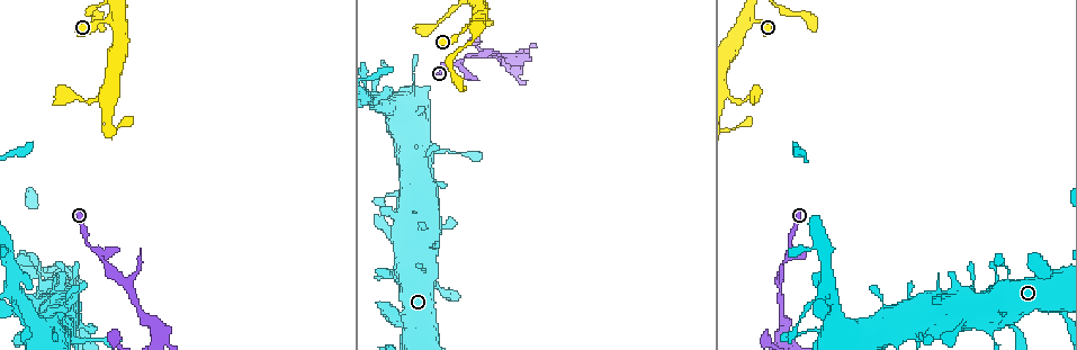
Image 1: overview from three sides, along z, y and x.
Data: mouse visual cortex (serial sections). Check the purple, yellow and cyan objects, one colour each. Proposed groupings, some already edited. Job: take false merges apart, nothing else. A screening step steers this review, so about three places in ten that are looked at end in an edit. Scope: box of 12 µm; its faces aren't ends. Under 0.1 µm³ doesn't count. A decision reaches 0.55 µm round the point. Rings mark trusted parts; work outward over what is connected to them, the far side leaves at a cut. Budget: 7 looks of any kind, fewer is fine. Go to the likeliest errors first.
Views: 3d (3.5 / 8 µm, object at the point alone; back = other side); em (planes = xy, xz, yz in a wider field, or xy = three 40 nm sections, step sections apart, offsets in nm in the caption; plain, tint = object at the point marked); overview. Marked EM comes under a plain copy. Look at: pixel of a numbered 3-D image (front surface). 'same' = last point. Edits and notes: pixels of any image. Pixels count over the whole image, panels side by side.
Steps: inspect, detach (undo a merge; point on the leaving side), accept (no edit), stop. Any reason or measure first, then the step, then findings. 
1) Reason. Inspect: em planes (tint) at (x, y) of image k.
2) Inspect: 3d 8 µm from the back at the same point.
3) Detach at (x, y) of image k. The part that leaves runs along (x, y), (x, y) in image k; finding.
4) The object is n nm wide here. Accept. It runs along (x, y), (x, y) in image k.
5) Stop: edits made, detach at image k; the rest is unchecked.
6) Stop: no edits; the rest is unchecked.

Sharp bend. Inspect: 3d 8 µm at (785, 331) of image 1.

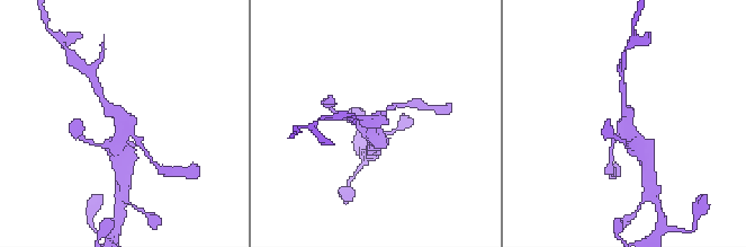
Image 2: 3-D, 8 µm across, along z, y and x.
Now the EM. Inspect: em xy step 3 (tint) at (373, 121) of image 2.

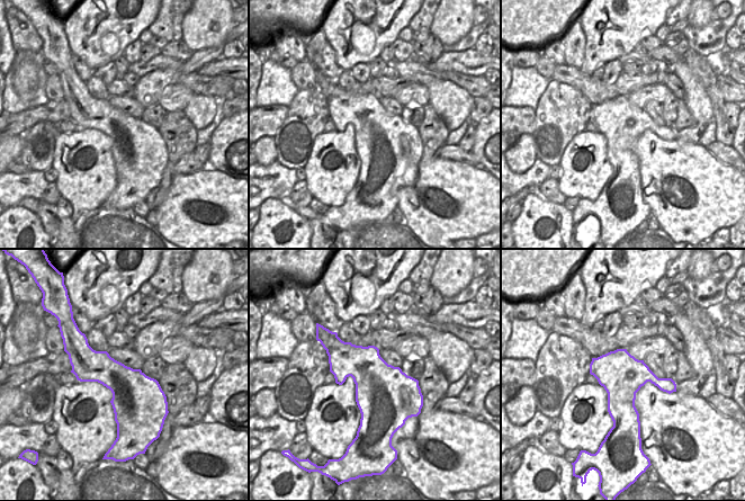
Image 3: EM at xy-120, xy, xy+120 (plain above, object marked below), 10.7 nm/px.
Accept. It runs along (625, 96), (628, 133), (646, 141) in image 2; continuous, no second cell.

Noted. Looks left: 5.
Calibre changes. Inspect: 3d 3.5 µm at (438, 22) of image 1.

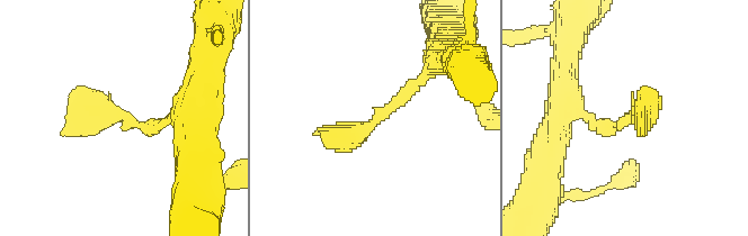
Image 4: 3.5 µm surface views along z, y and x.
Shape alone is not enough. Inspect: em xy step 5 (tint) at (120, 119) of image 4.

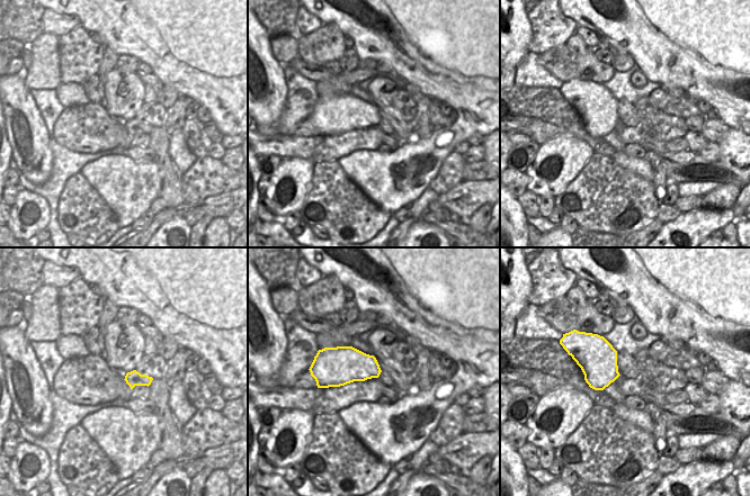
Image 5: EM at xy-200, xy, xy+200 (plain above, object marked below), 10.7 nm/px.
Accept. It runs along (426, 73), (367, 128), (326, 148) in image 4; all the same cell.

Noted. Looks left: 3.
Inspect: 3d 3.5 µm at (984, 324) of image 1.

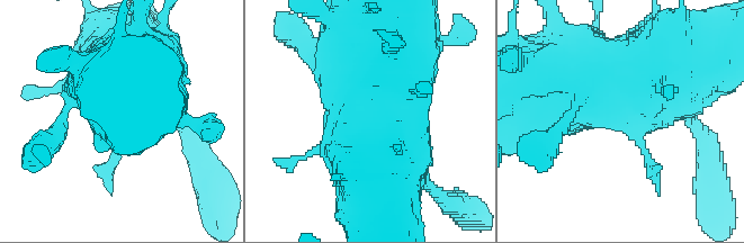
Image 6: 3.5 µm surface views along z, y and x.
Inspect: em planes (tint) at (624, 120) of image 6.

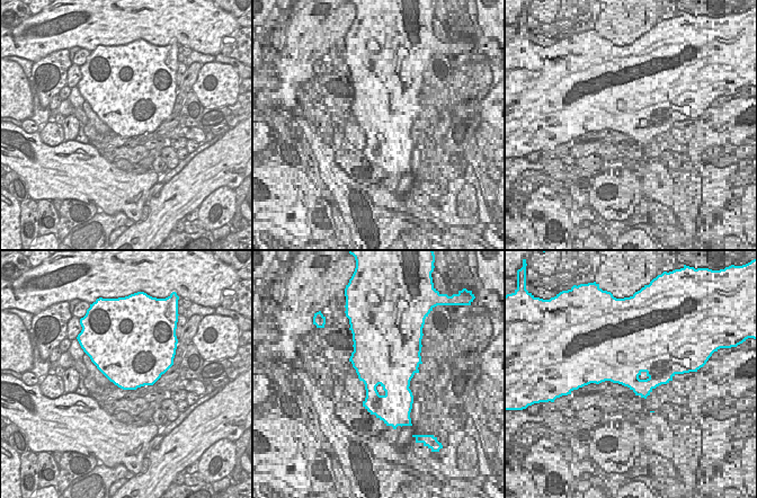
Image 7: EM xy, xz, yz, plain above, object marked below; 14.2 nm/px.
Accept. It runs along (659, 68), (621, 81), (527, 88) in image 6; one cell here.

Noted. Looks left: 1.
Stop: no edits; the rest is unchecked.

